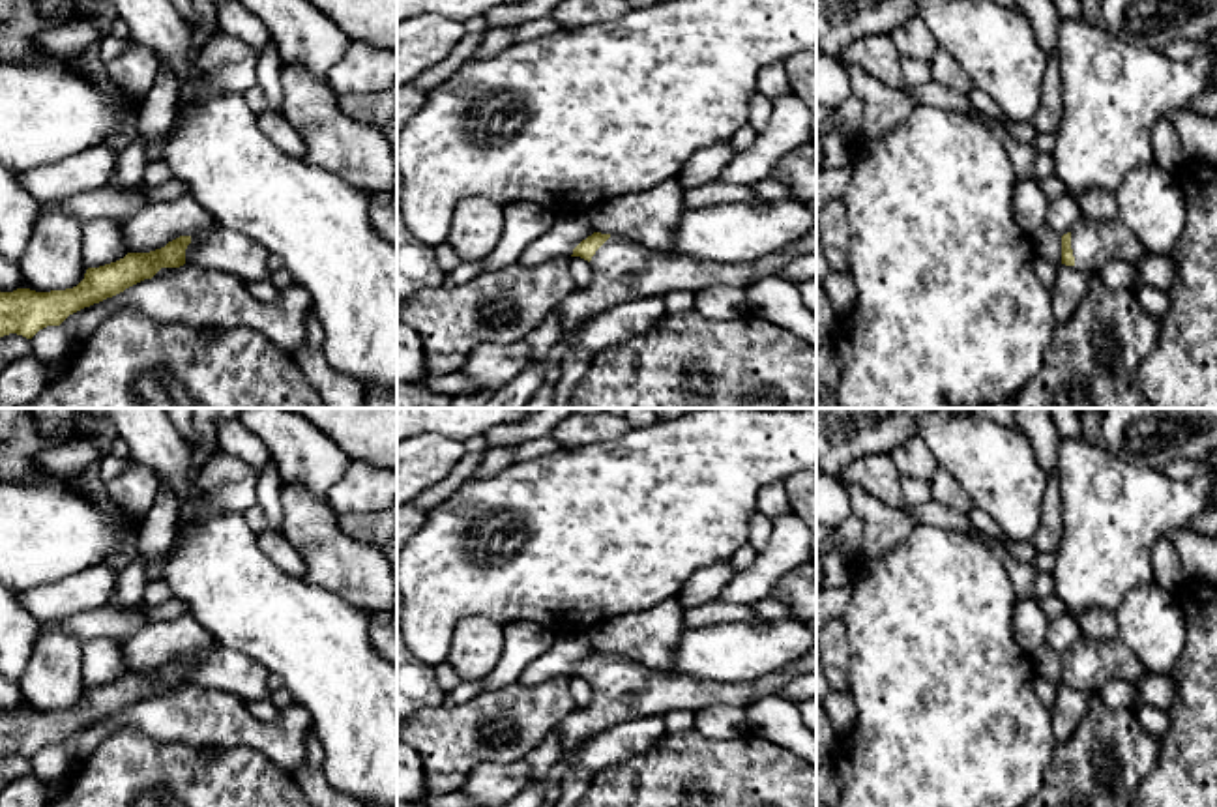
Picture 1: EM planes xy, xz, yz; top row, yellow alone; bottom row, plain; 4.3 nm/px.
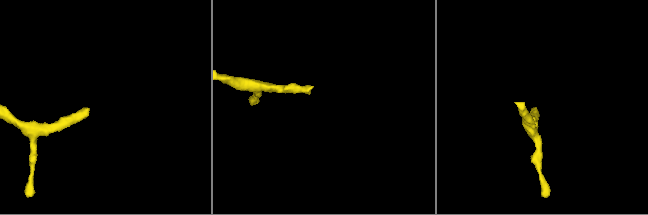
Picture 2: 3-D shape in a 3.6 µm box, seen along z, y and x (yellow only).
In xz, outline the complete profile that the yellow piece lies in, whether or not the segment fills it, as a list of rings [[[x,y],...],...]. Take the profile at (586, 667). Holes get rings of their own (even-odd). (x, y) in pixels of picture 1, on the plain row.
[[[816,642],[809,653],[786,668],[743,683],[713,683],[687,676],[665,676],[622,655],[594,652],[571,676],[592,685],[592,700],[560,723],[560,756],[586,740],[637,717],[665,715],[672,710],[700,712],[706,706],[741,706],[779,695],[794,678],[816,672]]]

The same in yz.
[[[1080,637],[1062,655],[1062,683],[1097,693],[1107,680],[1135,685],[1146,674],[1136,653],[1120,638],[1093,640]]]

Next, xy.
[[[180,655],[161,668],[127,672],[116,682],[88,687],[84,698],[73,708],[0,712],[0,756],[17,753],[32,758],[47,745],[60,745],[69,734],[152,698],[161,687],[180,687],[185,683],[189,663],[191,655]]]

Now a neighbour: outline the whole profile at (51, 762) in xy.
[[[47,745],[30,758],[32,773],[43,785],[49,785],[60,777],[67,777],[73,760],[75,758],[66,751],[64,745]]]

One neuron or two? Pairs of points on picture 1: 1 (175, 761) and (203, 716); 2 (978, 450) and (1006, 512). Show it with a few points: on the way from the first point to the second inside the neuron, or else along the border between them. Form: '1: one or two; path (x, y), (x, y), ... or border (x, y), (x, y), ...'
1: two; border (143, 733), (161, 740), (182, 740), (199, 748)
2: one; path (993, 465), (1006, 480), (1006, 497)

